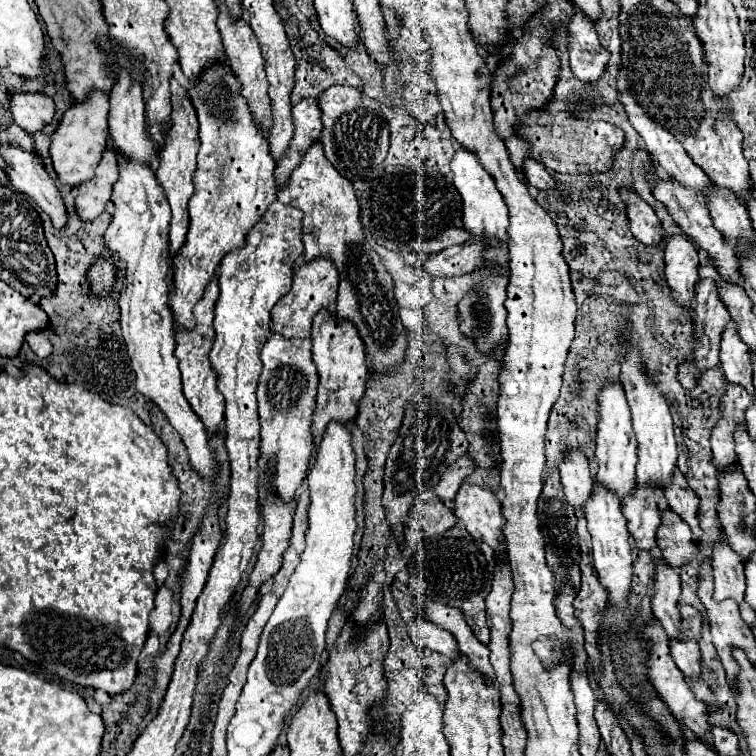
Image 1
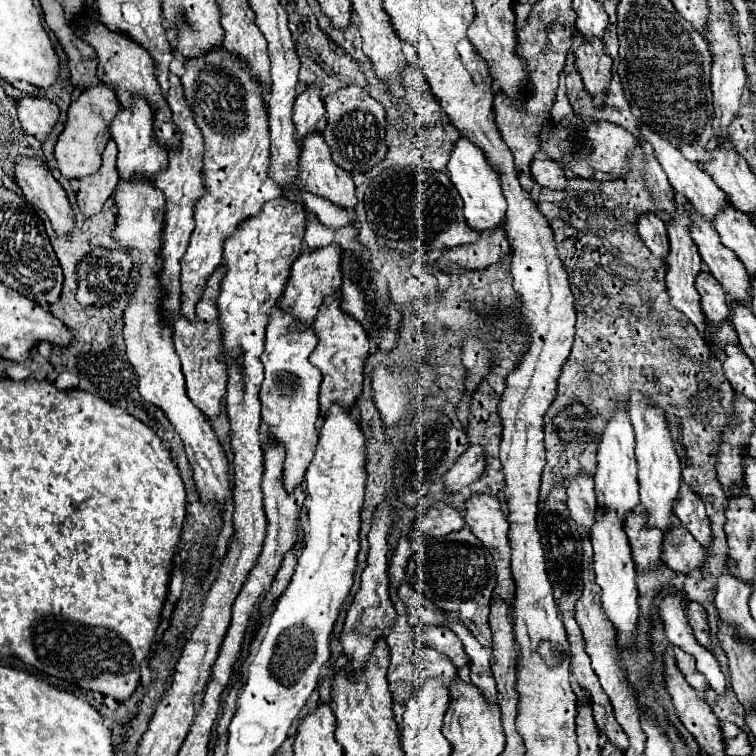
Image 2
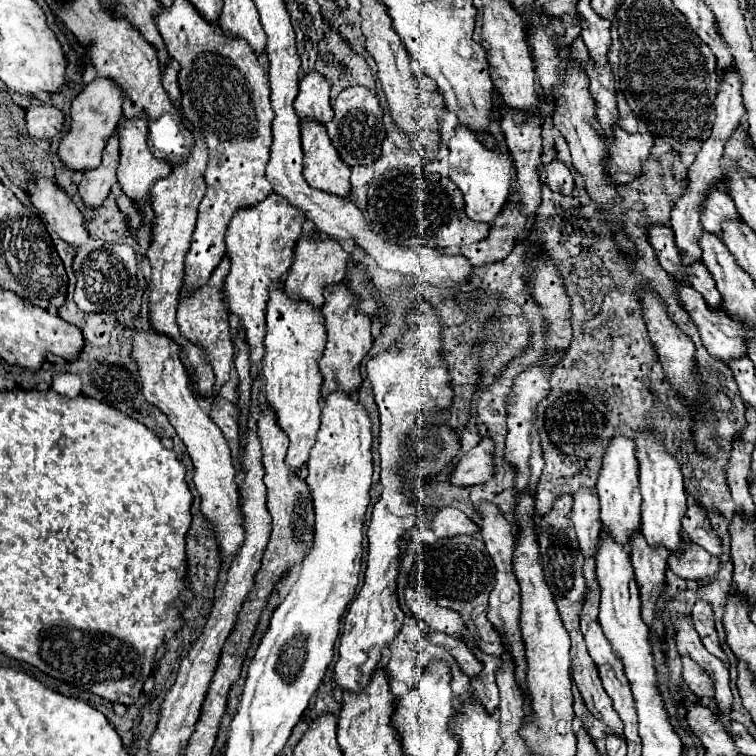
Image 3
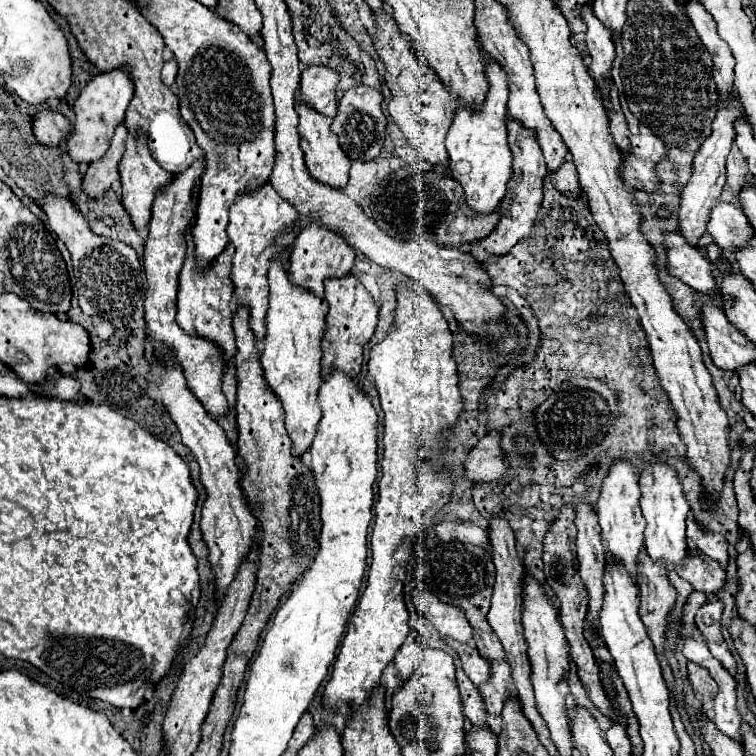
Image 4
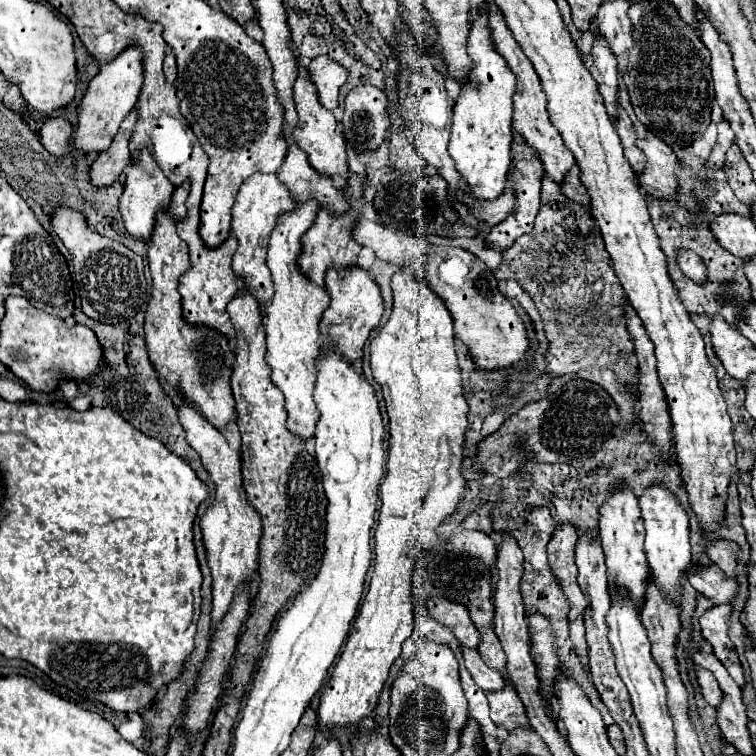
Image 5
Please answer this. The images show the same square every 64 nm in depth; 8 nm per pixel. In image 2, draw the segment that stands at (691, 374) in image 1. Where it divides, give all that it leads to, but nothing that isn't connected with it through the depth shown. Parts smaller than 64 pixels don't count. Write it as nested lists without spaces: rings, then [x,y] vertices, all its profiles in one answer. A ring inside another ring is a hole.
[[[700,272],[700,276],[696,276],[696,290],[702,296],[702,310],[708,322],[716,324],[720,320],[726,320],[728,316],[726,294],[710,272]]]

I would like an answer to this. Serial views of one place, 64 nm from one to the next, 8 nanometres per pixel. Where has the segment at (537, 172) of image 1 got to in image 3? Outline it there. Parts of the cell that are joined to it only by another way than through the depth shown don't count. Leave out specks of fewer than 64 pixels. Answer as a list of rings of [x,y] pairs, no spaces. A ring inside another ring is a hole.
[[[552,160],[552,162],[544,164],[542,172],[540,172],[540,180],[544,184],[548,184],[554,192],[564,194],[564,196],[572,194],[574,186],[576,186],[574,178],[570,176],[570,168],[560,160]]]

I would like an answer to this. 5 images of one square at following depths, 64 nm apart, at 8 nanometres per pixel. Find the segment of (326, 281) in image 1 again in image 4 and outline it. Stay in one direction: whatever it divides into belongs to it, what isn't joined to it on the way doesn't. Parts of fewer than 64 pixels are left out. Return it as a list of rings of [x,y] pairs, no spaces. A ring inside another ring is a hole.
[[[316,220],[308,228],[304,228],[294,242],[294,250],[290,254],[290,278],[298,286],[308,288],[318,296],[324,296],[324,280],[332,276],[346,276],[354,266],[354,260],[356,250],[340,234],[324,228],[324,224]]]

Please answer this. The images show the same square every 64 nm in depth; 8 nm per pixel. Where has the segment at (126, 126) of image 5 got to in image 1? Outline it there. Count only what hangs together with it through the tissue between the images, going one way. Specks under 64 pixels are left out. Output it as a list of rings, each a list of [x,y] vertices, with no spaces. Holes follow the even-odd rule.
[[[110,146],[96,168],[96,176],[78,186],[76,212],[82,220],[94,220],[106,208],[114,182],[118,180],[118,160],[116,150]]]

